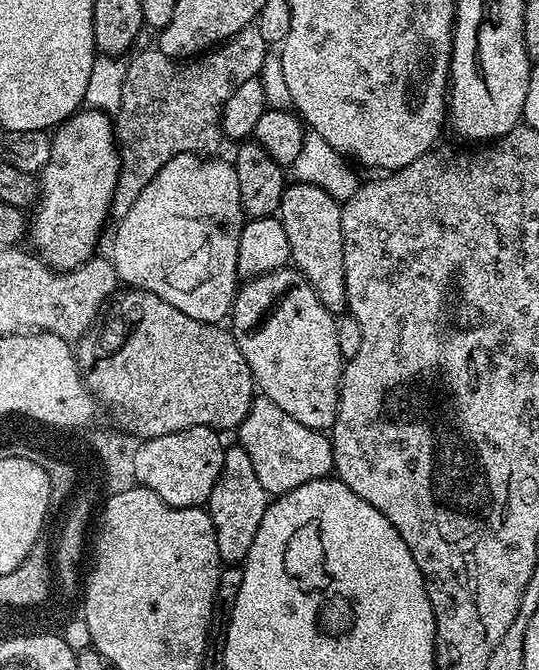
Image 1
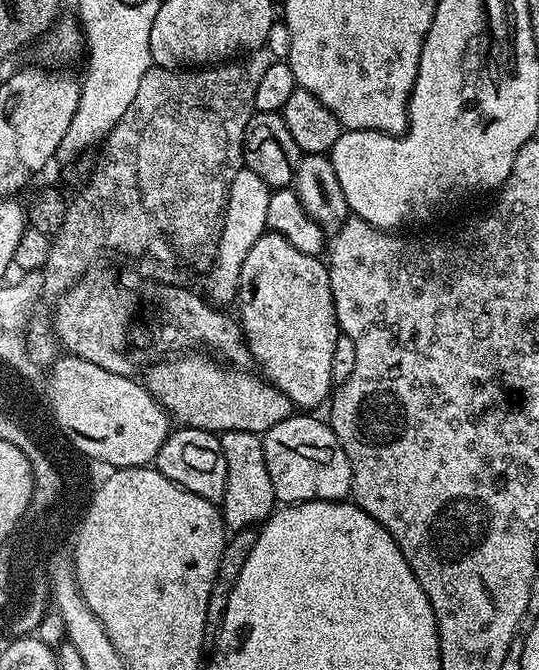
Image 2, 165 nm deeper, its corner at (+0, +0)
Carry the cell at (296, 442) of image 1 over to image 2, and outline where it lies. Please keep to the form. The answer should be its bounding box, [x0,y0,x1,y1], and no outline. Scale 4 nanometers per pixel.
[263,414,352,505]

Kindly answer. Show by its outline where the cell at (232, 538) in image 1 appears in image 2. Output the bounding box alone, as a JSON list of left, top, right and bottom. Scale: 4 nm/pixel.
[220,430,278,529]

